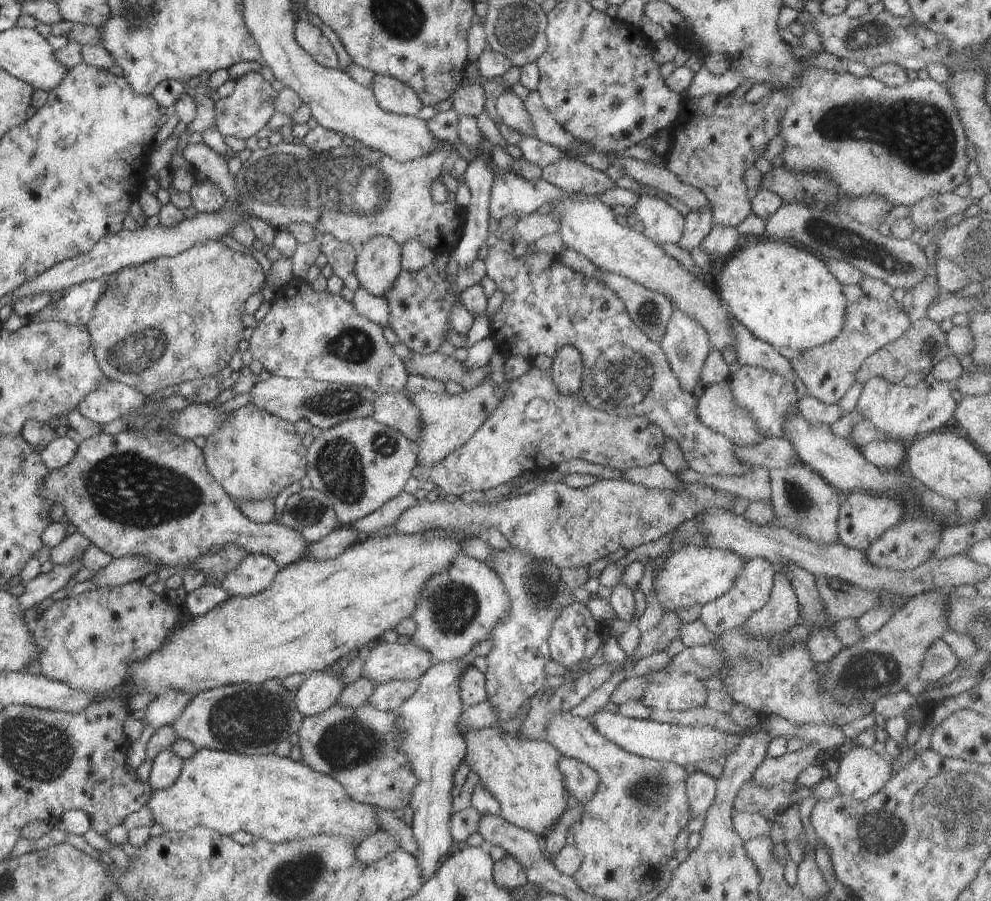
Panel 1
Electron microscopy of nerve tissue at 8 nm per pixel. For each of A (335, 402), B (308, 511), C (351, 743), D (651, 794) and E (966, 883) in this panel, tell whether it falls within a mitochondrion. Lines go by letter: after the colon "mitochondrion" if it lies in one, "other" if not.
A: mitochondrion
B: mitochondrion
C: mitochondrion
D: mitochondrion
E: other

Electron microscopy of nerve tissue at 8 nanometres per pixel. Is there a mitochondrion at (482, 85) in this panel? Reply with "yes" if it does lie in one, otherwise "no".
no

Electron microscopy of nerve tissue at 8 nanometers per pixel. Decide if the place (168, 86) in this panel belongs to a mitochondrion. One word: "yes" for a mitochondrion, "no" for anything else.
no

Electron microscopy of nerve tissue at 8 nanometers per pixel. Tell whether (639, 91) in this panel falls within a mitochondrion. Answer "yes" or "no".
no

